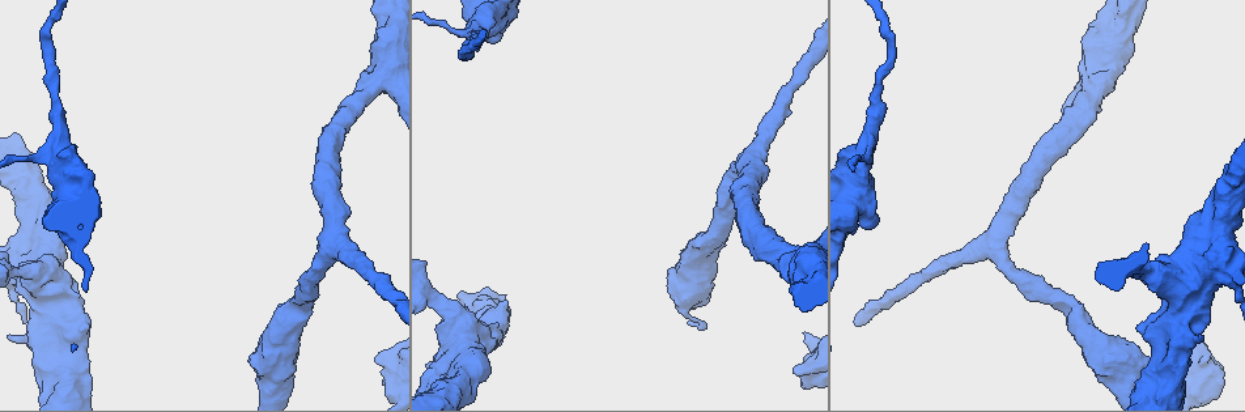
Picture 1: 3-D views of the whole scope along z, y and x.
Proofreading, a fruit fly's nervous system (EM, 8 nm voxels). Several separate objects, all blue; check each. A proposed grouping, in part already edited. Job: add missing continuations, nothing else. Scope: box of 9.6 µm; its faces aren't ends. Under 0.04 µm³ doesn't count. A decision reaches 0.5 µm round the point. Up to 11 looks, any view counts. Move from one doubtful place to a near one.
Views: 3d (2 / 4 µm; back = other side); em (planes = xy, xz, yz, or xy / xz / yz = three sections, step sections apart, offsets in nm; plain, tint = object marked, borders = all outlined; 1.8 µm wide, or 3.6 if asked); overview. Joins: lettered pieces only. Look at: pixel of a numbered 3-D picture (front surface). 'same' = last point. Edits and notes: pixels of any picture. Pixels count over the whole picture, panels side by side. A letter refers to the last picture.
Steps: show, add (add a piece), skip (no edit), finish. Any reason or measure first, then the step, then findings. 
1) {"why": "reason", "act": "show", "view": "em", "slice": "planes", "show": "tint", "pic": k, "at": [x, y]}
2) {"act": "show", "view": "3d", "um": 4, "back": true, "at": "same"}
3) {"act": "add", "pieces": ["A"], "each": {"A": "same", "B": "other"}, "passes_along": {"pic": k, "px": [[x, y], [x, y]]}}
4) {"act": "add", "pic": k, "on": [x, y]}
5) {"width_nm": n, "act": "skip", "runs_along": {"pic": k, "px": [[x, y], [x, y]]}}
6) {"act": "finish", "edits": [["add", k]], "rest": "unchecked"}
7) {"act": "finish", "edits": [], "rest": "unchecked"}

{"why": "an open end", "act": "show", "view": "em", "um": 3.6, "slice": "planes", "show": "borders", "pic": 1, "at": [797, 372]}

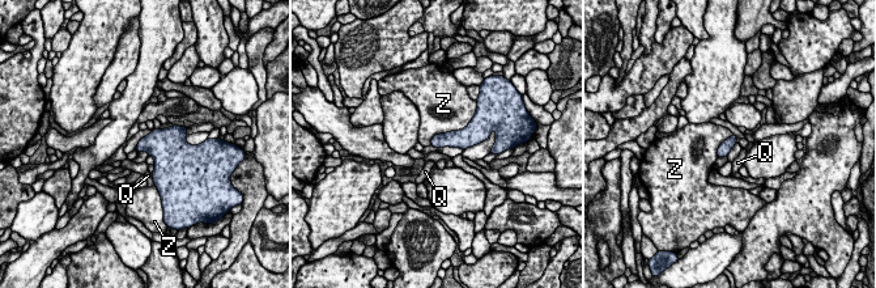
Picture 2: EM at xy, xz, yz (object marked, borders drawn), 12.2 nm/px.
{"longest_contact_nm": ["Z", 650], "act": "skip", "each": {"Q": "other", "Z": "other"}, "border": {"pic": 2, "px": [[473, 117], [430, 144]]}, "found": "no lettered piece goes on from it"}

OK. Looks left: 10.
{"act": "show", "view": "em", "slice": "xy", "step": 4, "show": "tint", "pic": 1, "at": [1140, 383]}

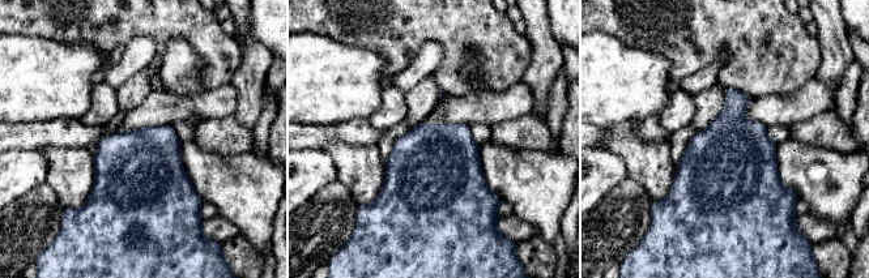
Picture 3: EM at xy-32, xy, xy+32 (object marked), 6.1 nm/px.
{"why": "another direction", "act": "show", "view": "em", "slice": "planes", "show": "borders", "at": "same"}

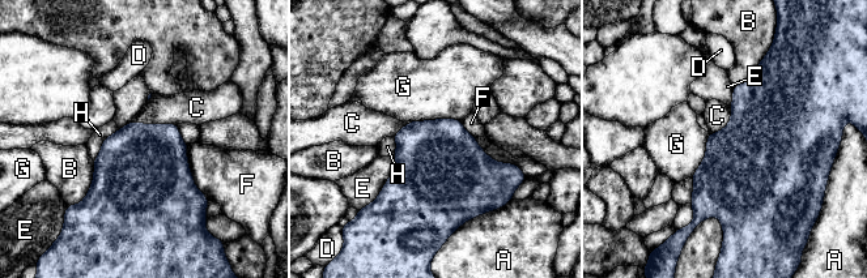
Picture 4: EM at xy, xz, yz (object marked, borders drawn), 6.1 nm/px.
{"act": "skip", "each": {"A": "other", "B": "other", "C": "other", "D": "other", "E": "other", "F": "other", "G": "other", "H": "other"}, "border": {"pic": 4, "px": [[131, 120], [177, 124]]}, "found": "none of them fits"}

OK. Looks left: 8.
{"why": "thick end", "act": "show", "view": "3d", "um": 2, "pic": 1, "at": [497, 325]}

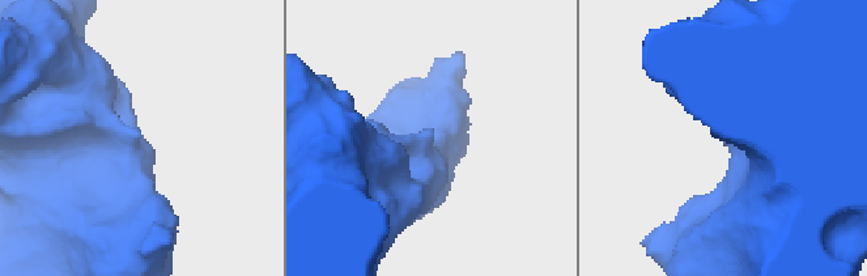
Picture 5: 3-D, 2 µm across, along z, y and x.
{"act": "show", "view": "em", "slice": "yz", "step": 4, "show": "tint", "pic": 5, "at": [429, 128]}

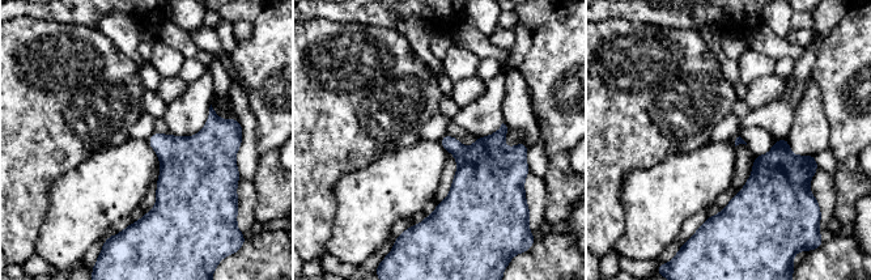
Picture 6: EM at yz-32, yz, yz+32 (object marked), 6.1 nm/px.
{"act": "show", "view": "em", "slice": "xz", "step": 8, "show": "borders", "at": "same"}

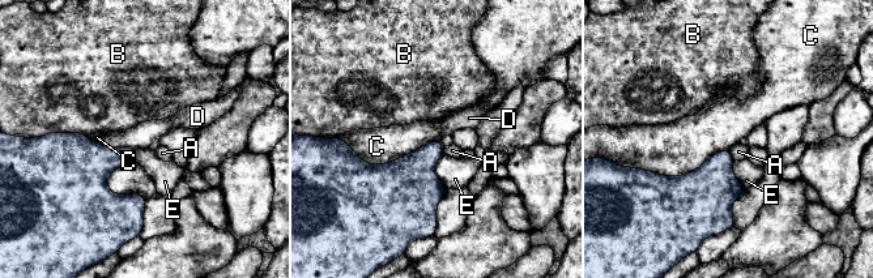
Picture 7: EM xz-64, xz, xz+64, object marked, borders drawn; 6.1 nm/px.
{"act": "skip", "each": {"A": "other", "B": "other", "C": "other", "D": "other", "E": "other"}, "found": "no lettered piece goes on from it"}

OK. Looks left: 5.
{"why": "sharp bend", "act": "show", "view": "em", "um": 3.6, "slice": "planes", "show": "tint", "pic": 1, "at": [848, 186]}

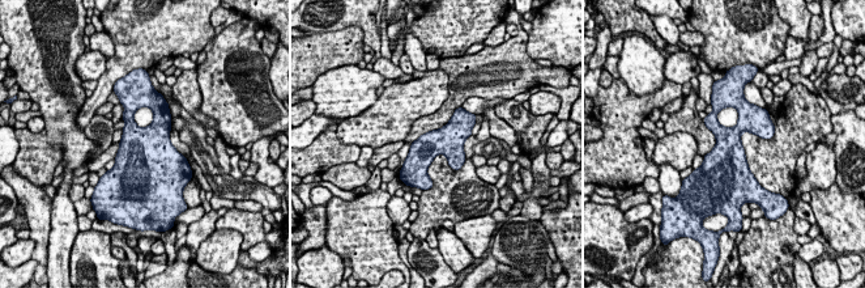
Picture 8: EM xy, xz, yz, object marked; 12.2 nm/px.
{"why": "what lies round it", "act": "show", "view": "em", "um": 3.6, "slice": "planes", "show": "borders", "at": "same"}

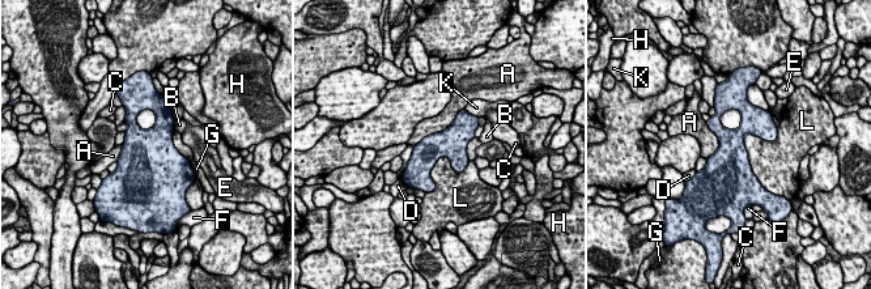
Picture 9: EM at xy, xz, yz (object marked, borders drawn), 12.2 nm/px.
{"width_nm": 380, "act": "skip", "each": {"A": "other", "B": "other", "C": "other", "D": "other", "E": "other", "F": "other", "G": "other", "H": "other", "K": "other", "L": "other"}, "border": {"pic": 9, "px": [[777, 135], [744, 137], [759, 182]]}, "found": "none of them fits"}

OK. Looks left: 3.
{"act": "finish", "edits": [], "rest": "unchecked"}

